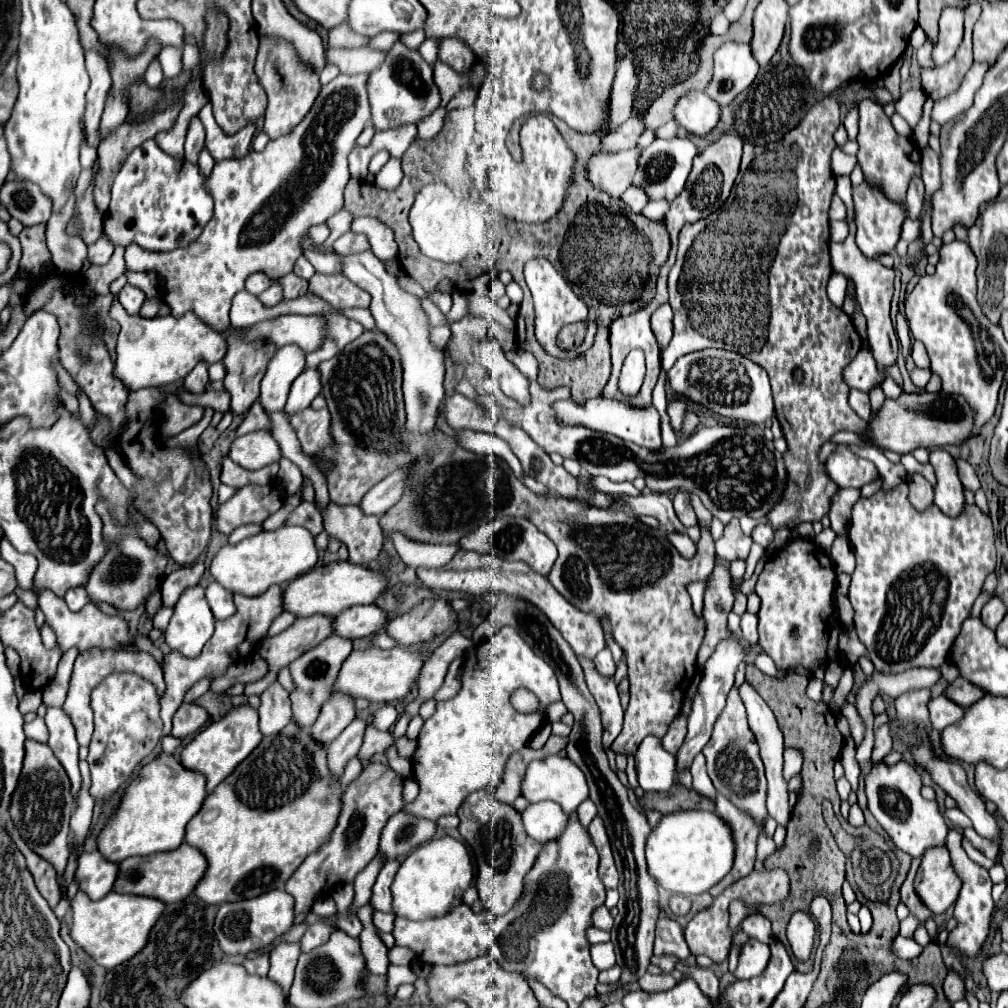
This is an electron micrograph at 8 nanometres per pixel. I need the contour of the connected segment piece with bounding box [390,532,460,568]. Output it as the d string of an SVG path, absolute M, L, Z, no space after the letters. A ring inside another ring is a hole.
M392 532L390 534L392 544L396 546L402 562L406 566L412 568L440 568L444 564L448 564L452 558L452 554L456 554L460 550L458 544L424 544L424 542L412 542L402 534Z

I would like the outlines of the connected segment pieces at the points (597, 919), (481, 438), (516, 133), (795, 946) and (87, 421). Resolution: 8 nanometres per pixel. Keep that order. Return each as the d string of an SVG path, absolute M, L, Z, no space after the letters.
M600 906L600 908L594 912L594 926L600 928L600 930L610 932L612 924L614 924L614 918L610 916L610 910L608 910L606 906Z
M456 430L458 432L458 444L472 450L472 452L480 452L480 454L494 454L500 456L502 460L506 460L510 464L510 468L516 472L518 478L522 478L522 466L520 460L514 456L514 452L510 450L510 446L500 440L494 434L486 434L486 432L474 432L474 430Z
M520 116L520 118L516 118L516 120L512 122L514 123L514 126L512 126L510 132L508 132L508 140L504 140L504 144L506 144L508 150L510 150L510 154L512 154L514 160L518 160L518 162L522 160L522 150L520 150L520 130L528 118L530 118L530 116Z
M796 911L786 927L786 936L798 960L806 960L810 956L814 934L816 934L816 925L810 914Z
M82 392L82 394L78 396L78 400L80 400L80 418L82 418L82 424L84 424L84 426L92 426L96 412L94 412L88 396L84 396L84 392Z

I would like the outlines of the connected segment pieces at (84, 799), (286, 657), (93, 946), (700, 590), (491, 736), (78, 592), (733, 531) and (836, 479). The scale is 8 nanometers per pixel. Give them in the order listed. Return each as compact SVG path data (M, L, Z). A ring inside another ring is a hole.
M86 762L80 764L80 772L82 772L82 788L80 788L76 812L72 814L72 820L70 820L70 842L78 844L78 854L82 854L82 844L84 844L84 838L88 834L90 820L92 820L92 808L94 808L94 800L92 800L92 796L88 792L88 788L90 788L90 772L88 772Z
M312 616L312 618L298 618L290 628L286 628L284 632L280 632L278 636L272 636L272 638L264 638L260 644L258 644L258 652L260 656L266 660L268 664L268 672L262 680L258 680L256 684L248 684L245 686L244 695L246 697L252 696L252 694L262 694L270 684L276 682L278 678L278 672L286 666L290 666L290 662L294 662L298 656L302 656L302 652L308 652L310 648L314 648L318 642L322 642L324 638L328 638L332 634L332 628L330 628L330 618L328 616Z
M78 892L70 900L70 910L72 910L70 938L96 964L111 970L128 962L134 954L138 954L144 948L144 944L148 940L148 932L160 918L164 904L156 898L128 896L128 894L116 894L116 892L110 892L102 900L94 902L94 900L88 900L88 896L84 896L84 892Z
M696 582L696 584L688 586L688 592L690 592L692 602L694 602L694 614L698 618L702 618L702 594L704 594L704 588L706 588L706 582Z
M502 626L492 638L474 646L464 656L460 692L446 702L436 702L434 714L424 720L418 734L412 770L420 794L404 812L438 820L444 814L456 814L458 806L474 790L498 786L508 756L526 744L544 724L544 709L559 700L561 695L554 670L534 654L514 628ZM518 688L526 688L537 696L540 702L537 712L516 712L510 704L510 694Z
M82 586L68 590L66 596L64 596L64 600L66 600L68 608L74 610L74 612L76 612L76 610L82 610L82 608L90 602L90 600L88 600L88 594L86 594L86 590L84 590Z
M732 520L728 526L724 526L722 538L716 540L716 556L726 562L746 560L750 546L752 546L752 538L740 530L738 520Z
M840 444L826 460L830 480L840 488L862 488L876 478L876 468L870 460L858 458L846 444Z

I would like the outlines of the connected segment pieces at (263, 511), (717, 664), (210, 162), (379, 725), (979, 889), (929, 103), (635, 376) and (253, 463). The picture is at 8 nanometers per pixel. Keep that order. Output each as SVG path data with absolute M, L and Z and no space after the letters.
M244 486L232 500L220 506L214 526L222 534L230 534L242 524L262 524L282 506L280 494L270 494L264 486Z
M730 632L730 636L726 640L720 642L720 646L716 646L714 654L708 658L708 662L702 668L702 680L698 684L698 690L694 694L694 706L692 706L692 714L688 716L688 736L684 740L684 744L680 746L680 752L676 754L676 774L682 770L688 770L692 766L694 756L706 746L706 742L710 740L712 734L712 724L716 722L716 718L720 716L724 704L726 704L726 696L734 684L734 672L738 668L738 664L744 660L744 646L738 640L738 636L734 632Z
M206 148L200 152L198 168L200 168L200 172L204 172L204 176L208 176L208 174L212 172L212 168L214 168L214 158L208 154L208 150L206 150Z
M386 704L386 706L380 706L380 708L372 714L372 722L370 722L370 724L372 724L376 730L388 730L388 728L396 722L396 718L398 718L396 708L390 706L390 704Z
M952 828L948 832L948 840L946 840L946 848L950 852L952 858L952 866L956 868L956 874L962 880L962 888L960 888L960 896L956 900L956 908L954 908L954 918L958 918L958 926L950 932L948 936L948 946L958 950L962 956L966 958L974 958L978 954L978 950L982 948L986 936L988 936L988 926L990 926L990 916L994 912L994 900L990 896L992 890L992 880L988 876L988 870L978 866L976 862L972 862L968 858L968 854L962 848L962 834Z
M931 98L926 99L923 106L923 114L920 122L913 128L913 139L916 145L923 149L928 145L929 134L930 134L930 124L931 124L931 112L934 106L934 101Z
M632 350L628 354L628 358L624 360L624 366L622 366L622 374L620 374L620 382L618 382L620 390L624 394L634 396L640 390L640 386L642 386L644 372L646 372L644 352L642 350Z
M250 432L250 436L238 436L230 446L230 458L248 470L264 468L282 458L280 446L270 432Z

